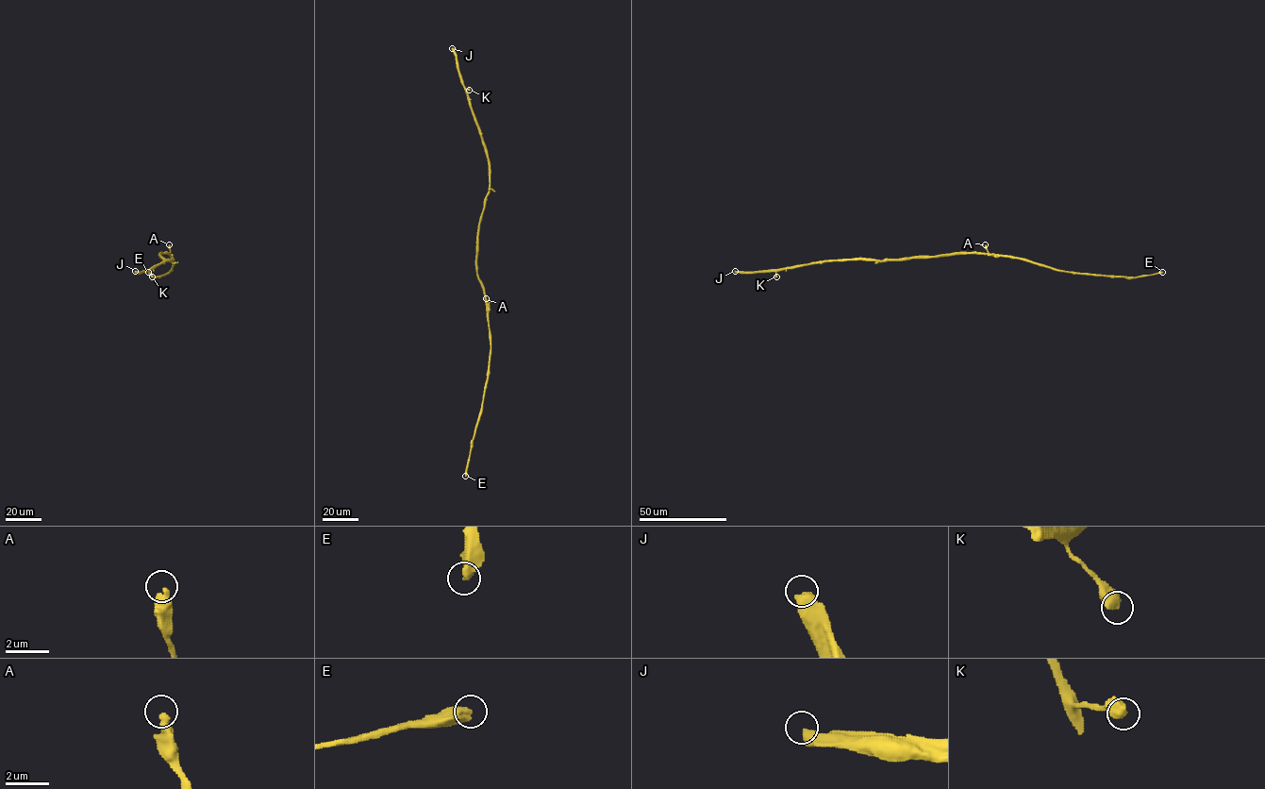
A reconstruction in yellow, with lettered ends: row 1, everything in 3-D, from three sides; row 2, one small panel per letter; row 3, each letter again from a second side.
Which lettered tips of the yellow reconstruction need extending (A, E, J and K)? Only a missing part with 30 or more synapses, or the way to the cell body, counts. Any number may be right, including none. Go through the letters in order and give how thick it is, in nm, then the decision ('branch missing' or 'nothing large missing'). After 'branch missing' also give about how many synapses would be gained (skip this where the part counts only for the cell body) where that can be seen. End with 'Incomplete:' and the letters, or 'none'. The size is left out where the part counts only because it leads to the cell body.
A: 420 nm thick; nothing large missing
E: 480 nm thick; nothing large missing
J: 550 nm thick; branch missing; about 200 synapses
K: 600 nm thick; nothing large missing
Incomplete: J

